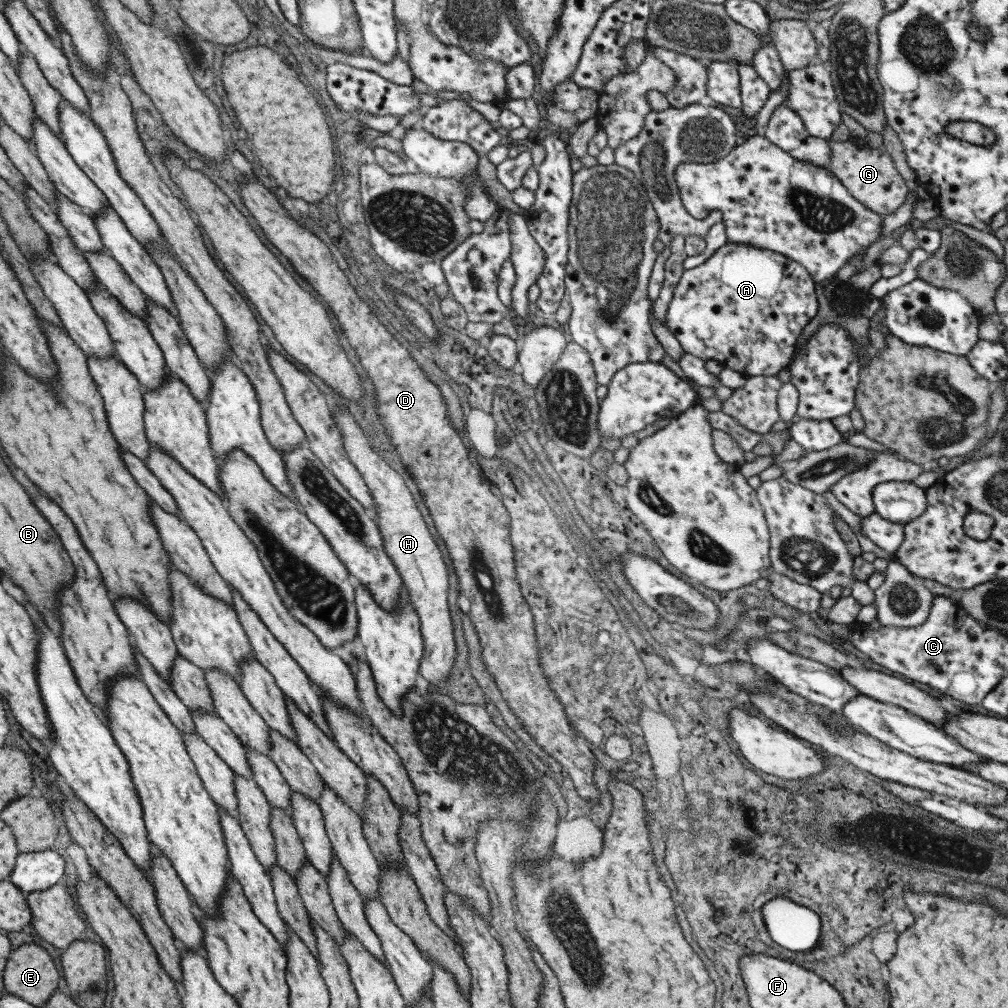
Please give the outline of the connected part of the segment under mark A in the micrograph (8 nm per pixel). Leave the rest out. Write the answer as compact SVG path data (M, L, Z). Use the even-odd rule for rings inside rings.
M729 242L722 246L722 248L719 248L706 262L700 264L700 266L695 266L682 273L678 284L675 286L673 298L667 310L666 325L688 354L693 354L695 357L705 360L705 362L707 360L716 360L724 369L735 370L747 378L774 376L783 368L788 367L793 360L798 337L802 334L803 328L818 314L818 308L820 306L816 297L816 282L814 282L811 274L799 262L768 249L759 249L750 245Z

